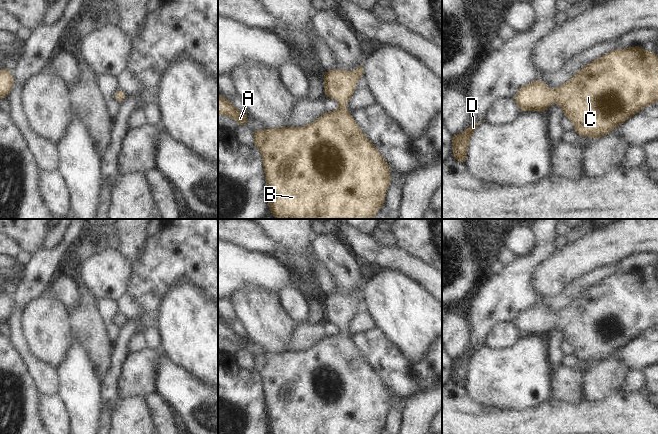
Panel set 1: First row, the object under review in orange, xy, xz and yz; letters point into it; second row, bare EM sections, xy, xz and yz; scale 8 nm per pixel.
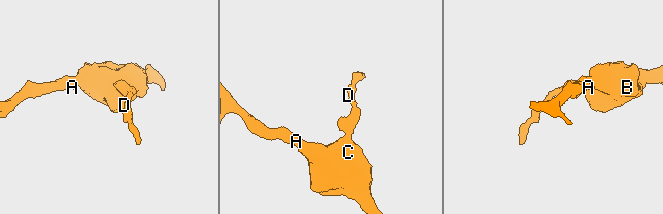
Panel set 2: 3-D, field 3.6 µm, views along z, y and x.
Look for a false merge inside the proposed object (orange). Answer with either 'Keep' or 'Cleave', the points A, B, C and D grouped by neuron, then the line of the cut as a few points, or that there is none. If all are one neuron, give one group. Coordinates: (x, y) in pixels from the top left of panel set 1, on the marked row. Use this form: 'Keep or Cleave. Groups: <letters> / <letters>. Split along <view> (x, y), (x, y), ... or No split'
Keep. Groups: A B C D. No split.

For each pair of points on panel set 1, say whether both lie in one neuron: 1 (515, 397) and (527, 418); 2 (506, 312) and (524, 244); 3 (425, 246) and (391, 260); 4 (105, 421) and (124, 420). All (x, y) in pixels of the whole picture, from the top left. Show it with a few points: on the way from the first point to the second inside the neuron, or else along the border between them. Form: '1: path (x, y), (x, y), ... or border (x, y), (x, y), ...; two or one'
1: border (544, 401), (537, 406), (524, 409), (499, 410); two
2: border (534, 235), (534, 247), (528, 253), (519, 256); two
3: border (396, 245), (429, 264); two
4: border (110, 411), (111, 423); two

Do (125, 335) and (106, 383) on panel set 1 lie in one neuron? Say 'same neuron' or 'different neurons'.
same neuron

